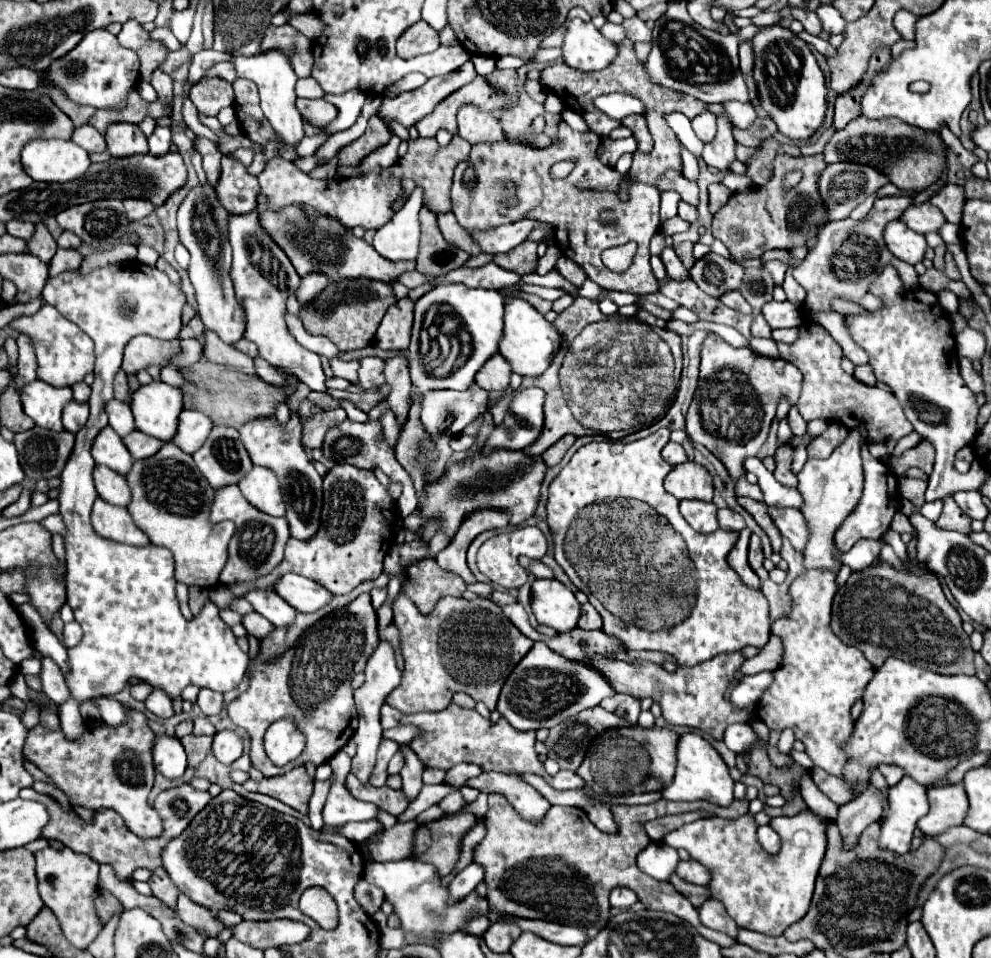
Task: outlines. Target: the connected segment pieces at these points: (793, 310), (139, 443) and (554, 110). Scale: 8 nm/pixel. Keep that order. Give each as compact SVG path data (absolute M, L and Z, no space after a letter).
M766 302L762 308L762 314L770 328L794 328L802 324L800 308L796 308L792 302Z
M134 430L130 436L126 436L124 444L130 450L134 460L150 458L150 456L154 456L162 448L162 442L158 438L152 438L152 436L148 436L148 434L140 432L140 430Z
M548 92L546 94L546 100L544 100L544 110L550 112L550 114L560 114L562 112L562 102L558 100L558 96L554 96L554 92Z

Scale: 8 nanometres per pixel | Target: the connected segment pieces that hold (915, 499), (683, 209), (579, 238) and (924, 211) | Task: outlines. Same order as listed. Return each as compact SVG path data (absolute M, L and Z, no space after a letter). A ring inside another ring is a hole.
M904 478L900 480L900 494L904 498L908 498L914 506L922 506L922 492L926 490L926 480L914 480L914 478Z
M680 202L678 204L678 216L682 220L688 220L688 222L696 222L698 220L698 210L686 202Z
M564 120L558 122L558 138L550 148L546 150L534 150L524 144L514 144L504 140L502 144L480 144L472 146L470 160L460 162L454 172L454 184L451 187L452 212L462 228L468 232L488 232L492 228L498 228L508 222L516 222L520 218L526 218L532 210L532 218L540 222L552 222L556 226L558 238L556 244L560 246L562 254L570 260L574 260L578 266L584 268L586 276L600 284L606 290L620 290L630 294L652 294L658 292L658 280L650 268L650 238L658 232L658 206L660 206L660 192L654 186L648 184L630 184L630 202L618 200L618 184L622 182L622 176L614 170L604 166L596 150L600 146L600 136L596 132L578 132L570 128ZM560 160L576 160L576 168L566 178L552 178L550 168L552 164ZM468 166L476 168L478 184L472 192L466 192L462 186L462 172ZM504 184L518 184L518 198L520 204L516 208L506 208L498 204L500 196L506 192ZM602 208L614 210L618 214L618 224L614 228L606 228L598 220L598 212ZM626 242L636 242L636 258L632 266L616 274L608 270L600 254L606 248L622 246Z
M930 202L924 204L912 204L910 208L906 208L906 212L902 214L902 220L908 228L912 228L918 234L928 234L928 232L938 232L944 224L946 218L944 214L932 206Z

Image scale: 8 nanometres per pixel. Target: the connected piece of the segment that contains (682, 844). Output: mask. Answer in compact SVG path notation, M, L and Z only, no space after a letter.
M810 810L796 816L772 818L770 826L782 842L778 854L760 850L756 840L758 824L750 814L744 814L738 820L700 818L666 834L664 842L672 848L688 850L694 860L708 866L712 872L712 898L726 904L726 910L740 928L780 936L810 908L814 880L826 852L826 822L828 820Z

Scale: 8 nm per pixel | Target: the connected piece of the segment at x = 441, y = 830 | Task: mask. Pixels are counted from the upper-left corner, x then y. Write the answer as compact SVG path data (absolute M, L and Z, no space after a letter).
M458 812L450 818L440 818L418 828L414 858L434 864L440 876L454 870L460 858L460 844L466 832L476 824L476 816L470 812Z

